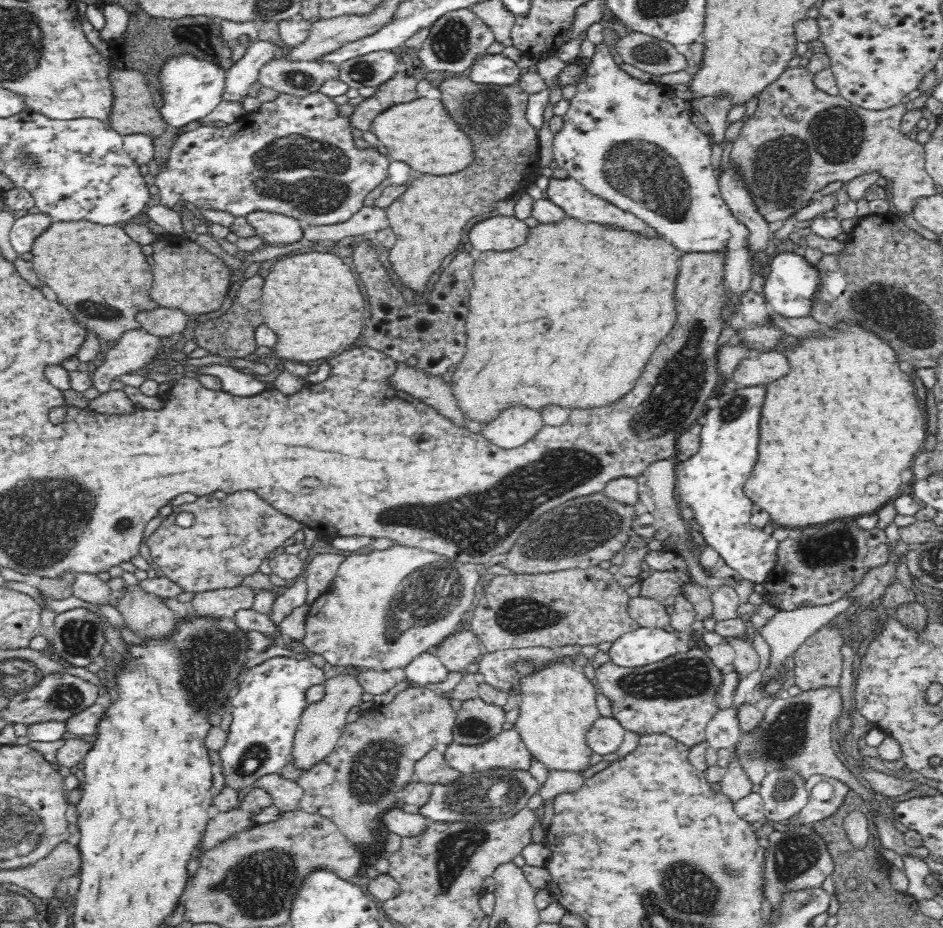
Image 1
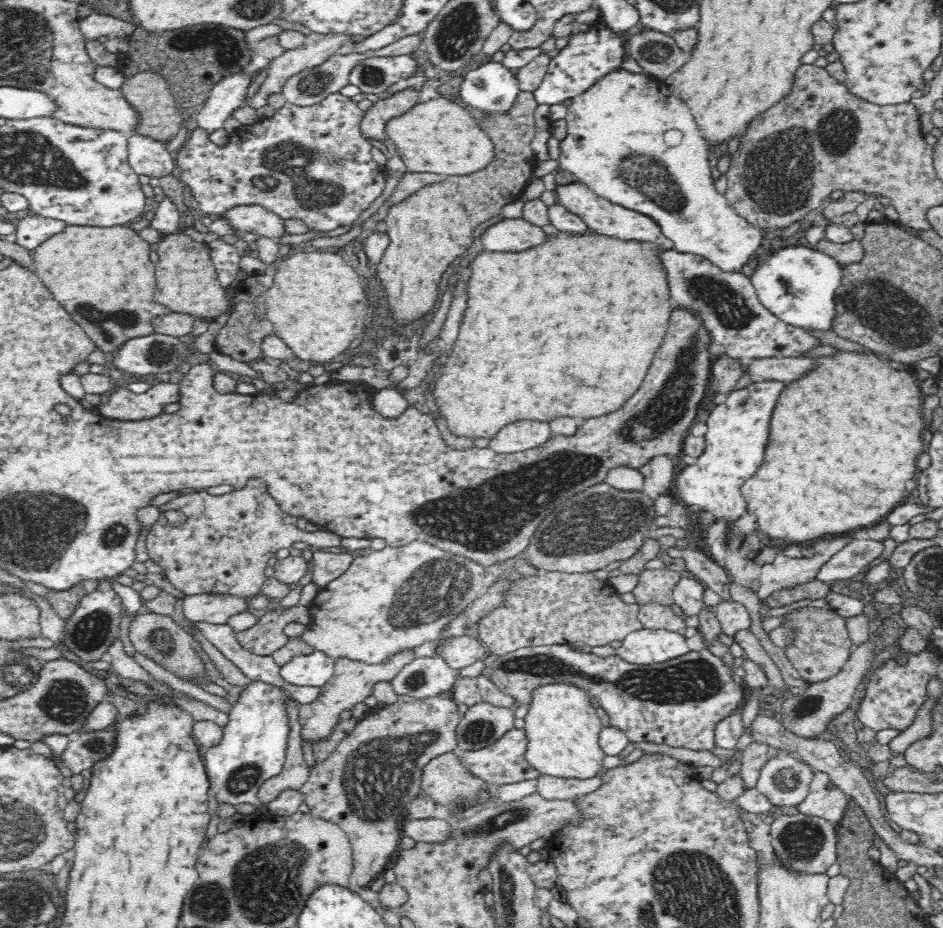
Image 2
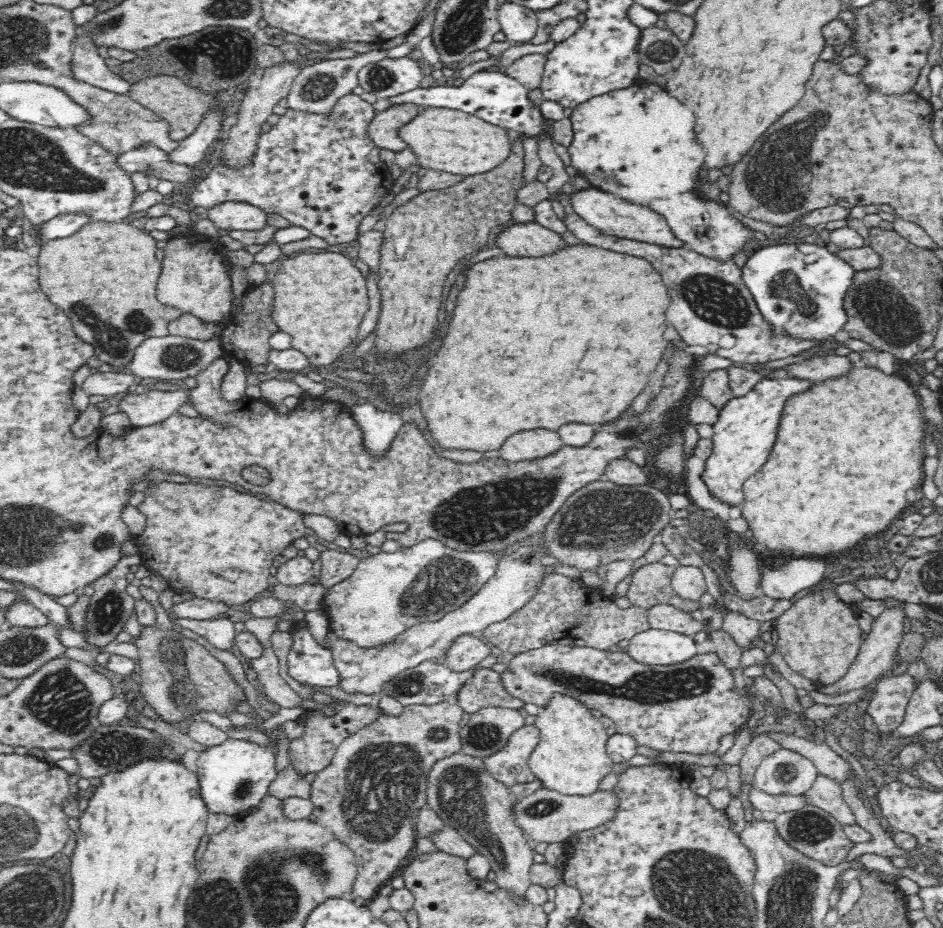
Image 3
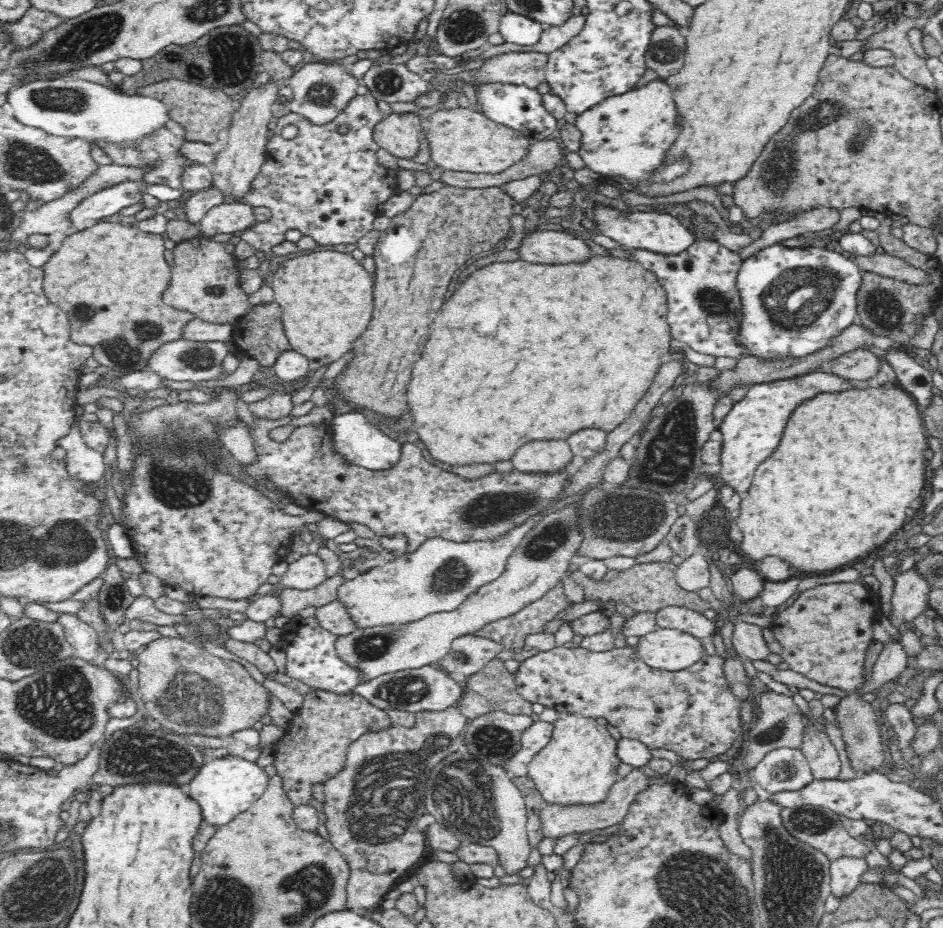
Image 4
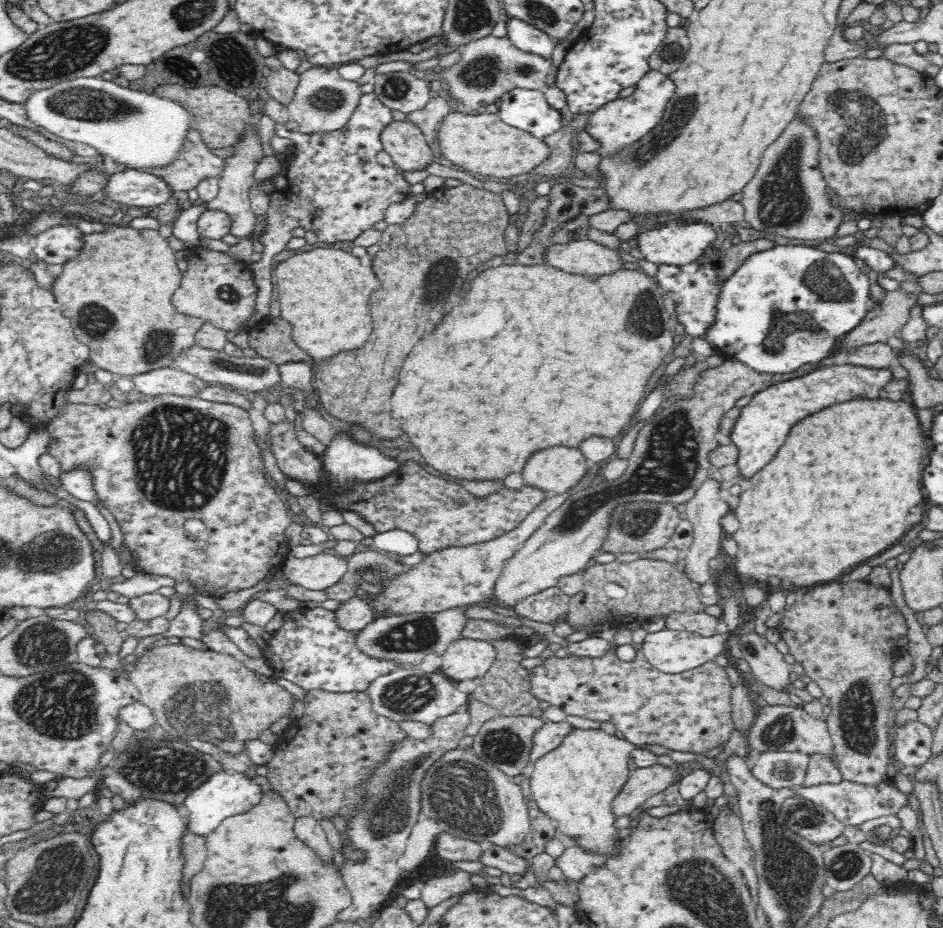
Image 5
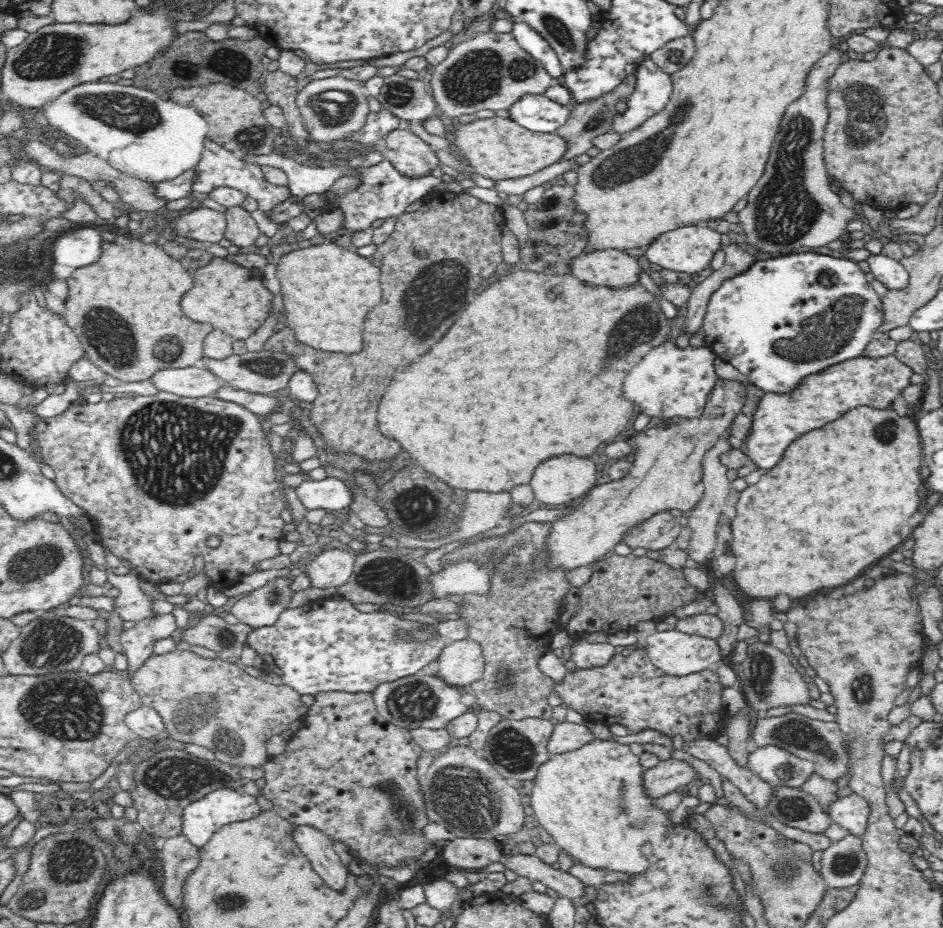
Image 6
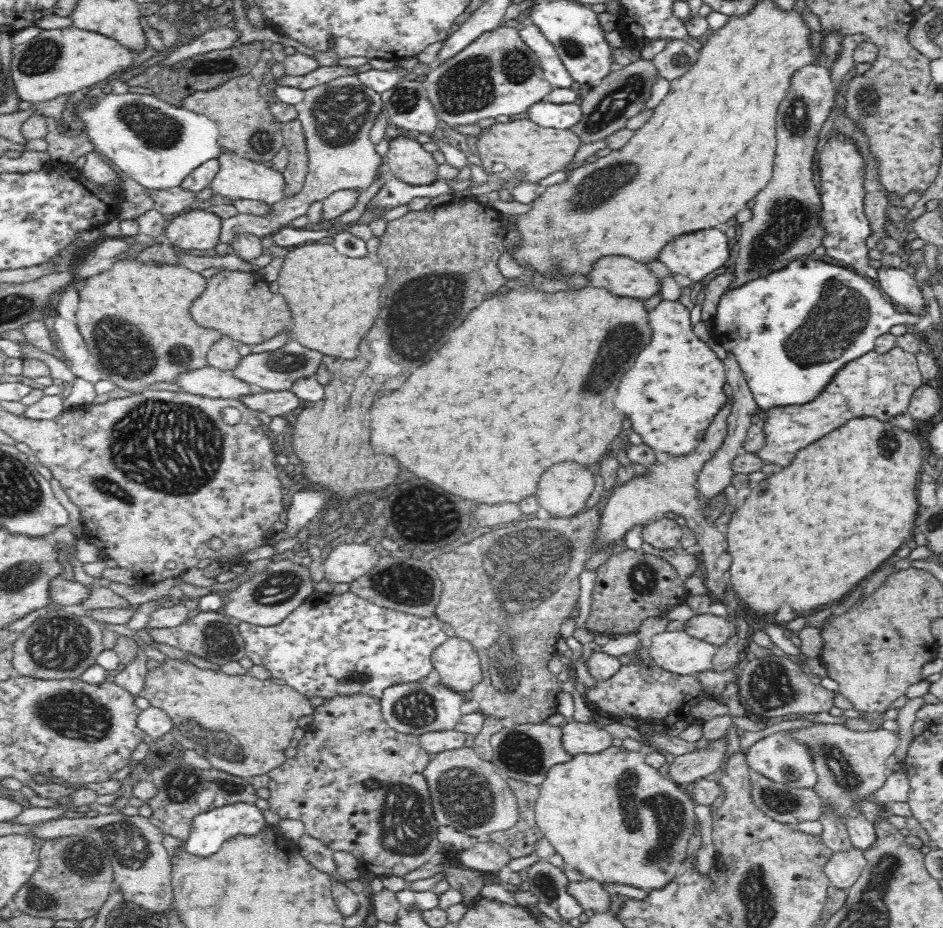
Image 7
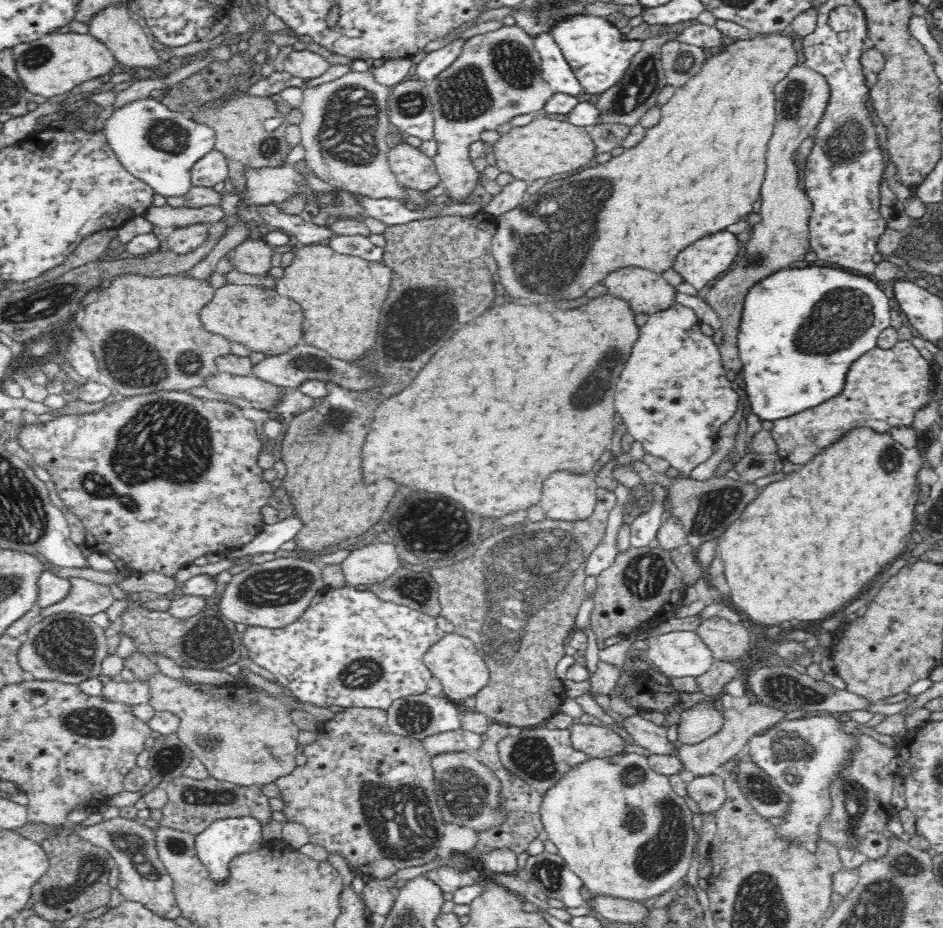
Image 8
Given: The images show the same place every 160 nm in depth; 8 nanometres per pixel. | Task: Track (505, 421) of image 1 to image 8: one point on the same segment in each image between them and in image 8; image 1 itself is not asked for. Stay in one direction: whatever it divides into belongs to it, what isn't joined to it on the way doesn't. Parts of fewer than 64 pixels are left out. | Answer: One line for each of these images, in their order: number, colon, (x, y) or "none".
2: (527, 436)
3: (531, 446)
4: (545, 458)
5: (559, 470)
6: (565, 480)
7: (563, 491)
8: (566, 498)

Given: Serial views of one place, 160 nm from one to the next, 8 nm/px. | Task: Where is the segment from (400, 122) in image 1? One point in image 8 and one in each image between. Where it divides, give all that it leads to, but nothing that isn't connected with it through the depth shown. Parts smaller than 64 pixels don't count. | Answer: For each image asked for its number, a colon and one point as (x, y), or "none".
2: (438, 136)
3: (454, 141)
4: (462, 140)
5: (482, 144)
6: (498, 148)
7: (523, 150)
8: (544, 147)

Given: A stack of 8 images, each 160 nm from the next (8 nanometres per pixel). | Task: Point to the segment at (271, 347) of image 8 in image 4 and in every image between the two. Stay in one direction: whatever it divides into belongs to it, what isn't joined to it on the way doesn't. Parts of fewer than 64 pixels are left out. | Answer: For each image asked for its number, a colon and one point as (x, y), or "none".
4: (205, 279)
5: (215, 287)
6: (225, 295)
7: (238, 304)

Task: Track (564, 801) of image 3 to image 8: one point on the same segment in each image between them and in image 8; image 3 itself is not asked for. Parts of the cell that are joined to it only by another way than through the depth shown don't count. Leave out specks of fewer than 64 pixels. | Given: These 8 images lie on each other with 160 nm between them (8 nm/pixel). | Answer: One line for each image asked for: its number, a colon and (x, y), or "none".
4: (558, 820)
5: (643, 783)
6: (669, 775)
7: (699, 763)
8: (702, 759)

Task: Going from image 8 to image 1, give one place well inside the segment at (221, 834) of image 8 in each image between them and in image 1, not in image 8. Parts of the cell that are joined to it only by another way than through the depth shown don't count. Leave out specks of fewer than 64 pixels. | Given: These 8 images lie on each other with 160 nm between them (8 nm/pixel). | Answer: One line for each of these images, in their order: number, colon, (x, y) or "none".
1: (266, 708)
2: (253, 748)
3: (233, 777)
4: (225, 787)
5: (226, 794)
6: (201, 820)
7: (210, 831)

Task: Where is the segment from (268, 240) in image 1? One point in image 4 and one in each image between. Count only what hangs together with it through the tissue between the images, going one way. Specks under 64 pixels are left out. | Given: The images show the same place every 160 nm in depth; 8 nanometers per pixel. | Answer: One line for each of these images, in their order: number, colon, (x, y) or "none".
2: (249, 218)
3: (229, 216)
4: (225, 218)

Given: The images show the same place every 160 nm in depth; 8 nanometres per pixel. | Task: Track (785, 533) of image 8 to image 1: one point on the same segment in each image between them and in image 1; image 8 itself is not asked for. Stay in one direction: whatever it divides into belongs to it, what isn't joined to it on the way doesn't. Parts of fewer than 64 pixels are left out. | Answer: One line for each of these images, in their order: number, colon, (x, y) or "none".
1: (806, 475)
2: (844, 441)
3: (855, 442)
4: (850, 463)
5: (839, 491)
6: (841, 499)
7: (862, 508)

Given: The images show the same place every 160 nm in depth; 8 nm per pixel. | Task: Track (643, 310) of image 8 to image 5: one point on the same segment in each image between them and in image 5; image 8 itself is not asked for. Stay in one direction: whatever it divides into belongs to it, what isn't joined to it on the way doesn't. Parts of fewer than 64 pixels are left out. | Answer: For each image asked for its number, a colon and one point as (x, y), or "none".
5: (587, 258)
6: (612, 268)
7: (622, 276)

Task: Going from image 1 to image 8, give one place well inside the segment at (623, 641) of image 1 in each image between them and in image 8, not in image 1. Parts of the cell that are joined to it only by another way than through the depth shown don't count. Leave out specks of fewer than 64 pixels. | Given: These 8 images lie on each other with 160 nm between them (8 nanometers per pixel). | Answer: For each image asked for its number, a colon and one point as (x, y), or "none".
2: (647, 646)
3: (654, 647)
4: (673, 650)
5: (673, 652)
6: (679, 654)
7: (677, 652)
8: (682, 653)

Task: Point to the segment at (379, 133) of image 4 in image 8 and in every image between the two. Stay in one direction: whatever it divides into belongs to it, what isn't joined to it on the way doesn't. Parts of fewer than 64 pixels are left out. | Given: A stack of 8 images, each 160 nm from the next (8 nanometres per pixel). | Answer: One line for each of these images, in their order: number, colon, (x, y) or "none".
5: (403, 141)
6: (412, 157)
7: (409, 162)
8: (413, 168)

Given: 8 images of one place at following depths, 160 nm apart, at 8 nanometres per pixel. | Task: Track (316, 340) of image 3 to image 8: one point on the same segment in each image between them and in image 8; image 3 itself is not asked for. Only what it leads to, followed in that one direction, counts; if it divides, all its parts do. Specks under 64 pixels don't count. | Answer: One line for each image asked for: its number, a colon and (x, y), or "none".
4: (326, 297)
5: (324, 293)
6: (327, 291)
7: (335, 299)
8: (342, 295)

